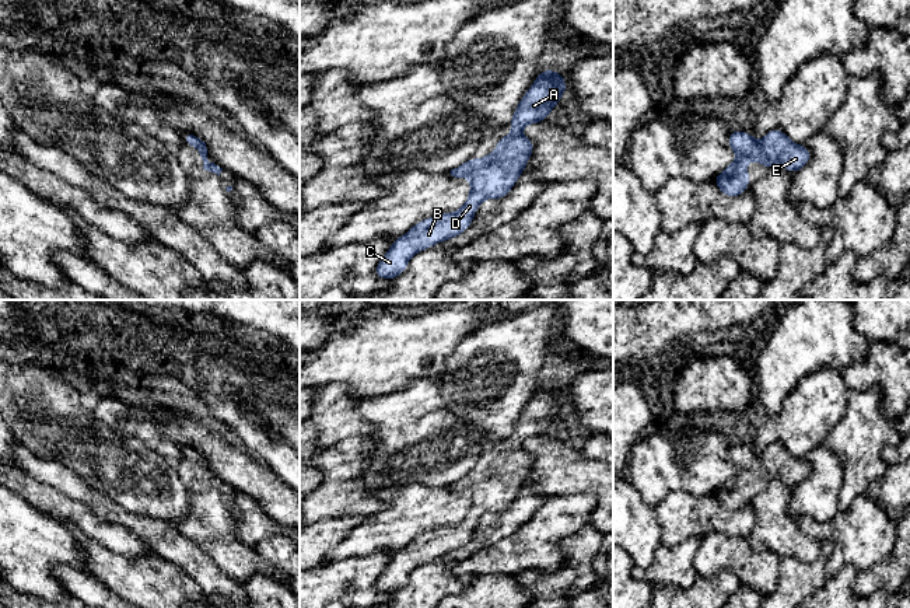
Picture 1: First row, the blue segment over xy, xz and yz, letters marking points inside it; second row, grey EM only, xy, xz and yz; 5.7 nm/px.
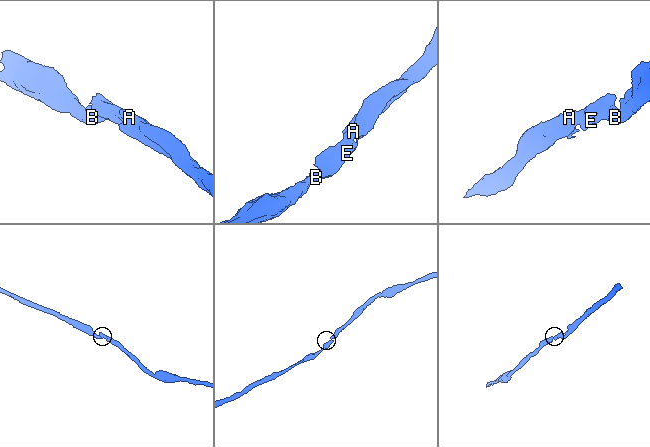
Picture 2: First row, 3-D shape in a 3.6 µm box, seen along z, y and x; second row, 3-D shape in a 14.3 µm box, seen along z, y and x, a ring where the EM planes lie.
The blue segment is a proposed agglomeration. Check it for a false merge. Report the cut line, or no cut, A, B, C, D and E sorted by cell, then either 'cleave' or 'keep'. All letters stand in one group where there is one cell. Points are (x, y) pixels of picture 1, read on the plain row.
no cut | A B C D E | keep

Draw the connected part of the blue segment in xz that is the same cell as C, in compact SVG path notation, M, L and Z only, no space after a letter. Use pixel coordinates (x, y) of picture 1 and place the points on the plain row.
M545 382L514 424L508 437L514 447L497 452L497 464L484 472L472 471L449 485L455 492L468 490L470 495L470 507L465 518L454 527L420 534L405 549L393 553L378 576L374 590L393 594L407 583L414 567L466 545L484 513L505 511L526 482L535 462L535 457L519 447L521 443L543 436L560 416L561 408L567 408L564 388Z

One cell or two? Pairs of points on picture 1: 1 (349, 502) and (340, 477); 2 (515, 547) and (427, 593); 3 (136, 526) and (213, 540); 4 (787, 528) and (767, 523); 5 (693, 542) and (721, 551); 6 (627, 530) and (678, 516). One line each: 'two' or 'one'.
1: one
2: two
3: two
4: one
5: two
6: two

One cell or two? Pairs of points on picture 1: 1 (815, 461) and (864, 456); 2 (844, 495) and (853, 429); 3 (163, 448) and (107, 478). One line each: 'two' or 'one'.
1: two
2: one
3: two

